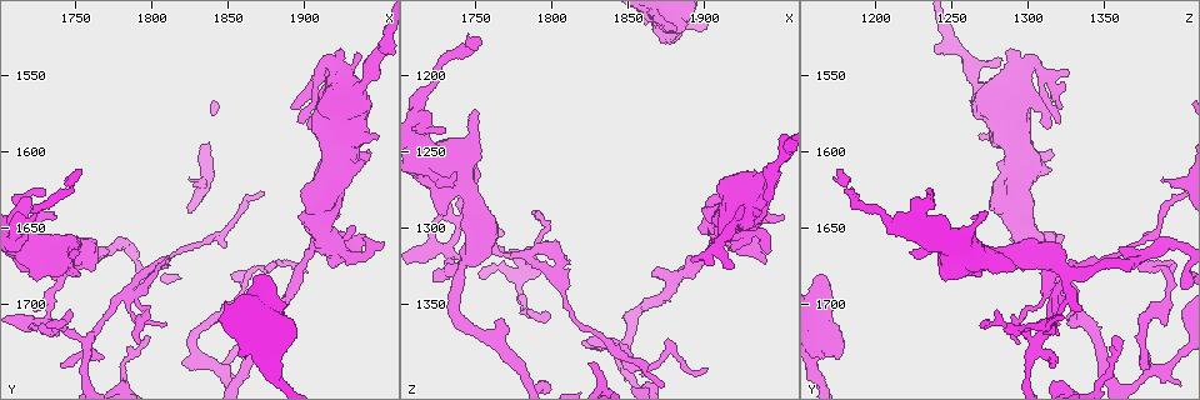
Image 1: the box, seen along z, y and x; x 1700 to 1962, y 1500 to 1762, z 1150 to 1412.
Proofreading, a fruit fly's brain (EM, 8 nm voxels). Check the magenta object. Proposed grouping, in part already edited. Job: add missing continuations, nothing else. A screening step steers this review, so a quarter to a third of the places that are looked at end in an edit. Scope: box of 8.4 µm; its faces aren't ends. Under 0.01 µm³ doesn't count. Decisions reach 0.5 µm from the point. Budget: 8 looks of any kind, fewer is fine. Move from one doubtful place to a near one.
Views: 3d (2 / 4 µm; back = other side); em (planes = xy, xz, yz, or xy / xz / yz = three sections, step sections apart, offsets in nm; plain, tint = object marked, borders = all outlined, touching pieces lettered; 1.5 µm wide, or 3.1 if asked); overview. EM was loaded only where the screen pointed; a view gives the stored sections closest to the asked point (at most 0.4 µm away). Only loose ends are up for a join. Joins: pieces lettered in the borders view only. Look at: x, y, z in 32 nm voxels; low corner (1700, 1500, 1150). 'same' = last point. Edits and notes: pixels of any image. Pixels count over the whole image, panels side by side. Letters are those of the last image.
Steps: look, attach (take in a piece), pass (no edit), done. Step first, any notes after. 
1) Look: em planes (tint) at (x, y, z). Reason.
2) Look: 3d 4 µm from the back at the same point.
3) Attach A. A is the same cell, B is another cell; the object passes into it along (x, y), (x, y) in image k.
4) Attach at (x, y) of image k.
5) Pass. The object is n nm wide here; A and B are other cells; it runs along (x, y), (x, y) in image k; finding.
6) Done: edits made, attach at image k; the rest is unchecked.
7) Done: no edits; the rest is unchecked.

Look: 3d 2 µm at (1804, 1674, 1316). Tapers out.

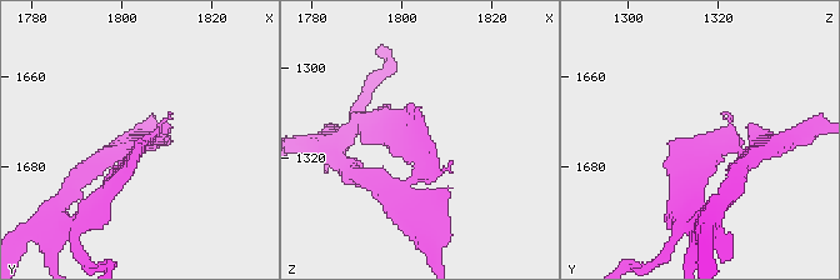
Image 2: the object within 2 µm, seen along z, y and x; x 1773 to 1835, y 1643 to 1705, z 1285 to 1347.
Look: em xz step 4 (tint) at (1806, 1673, 1316).

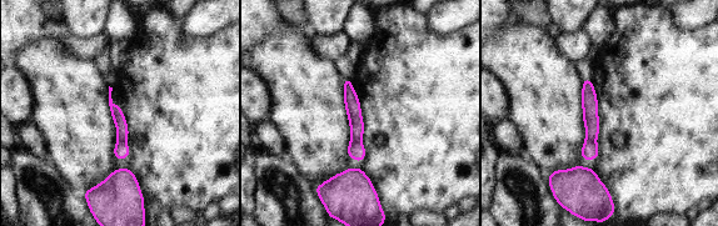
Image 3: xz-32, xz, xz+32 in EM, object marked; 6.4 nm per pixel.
Look: em planes (borders) at the same point.

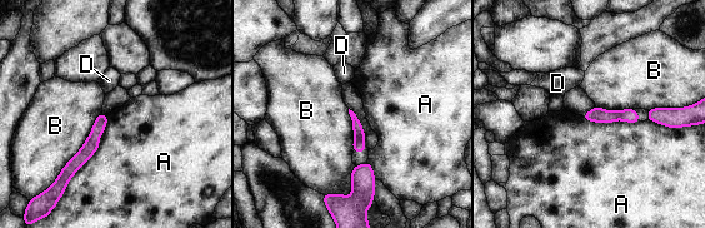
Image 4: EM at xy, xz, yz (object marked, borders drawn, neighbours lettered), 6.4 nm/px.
Pass. A, B and D are other cells; a border runs along (101, 112), (81, 148), (58, 174) in image 4; none of them fits.

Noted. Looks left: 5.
Look: em planes (borders) at (1824, 1618, 1388). Free end.

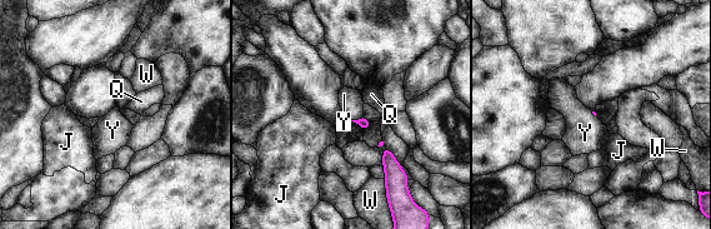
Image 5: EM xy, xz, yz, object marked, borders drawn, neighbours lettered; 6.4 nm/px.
Attach at (350, 100) of image 5. Y is the same cell, J, Q and W are other cells; the neuron continues.

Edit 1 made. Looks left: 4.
Done: edits made, attach at image 5; the rest is unchecked.

